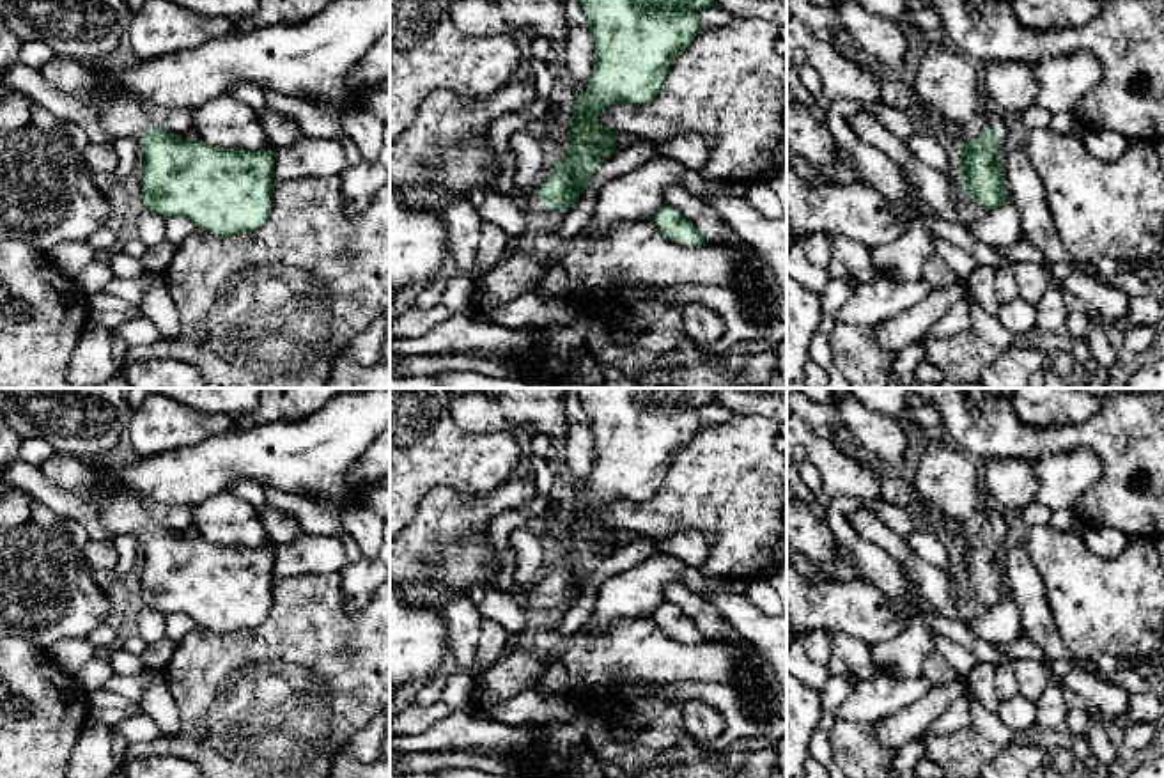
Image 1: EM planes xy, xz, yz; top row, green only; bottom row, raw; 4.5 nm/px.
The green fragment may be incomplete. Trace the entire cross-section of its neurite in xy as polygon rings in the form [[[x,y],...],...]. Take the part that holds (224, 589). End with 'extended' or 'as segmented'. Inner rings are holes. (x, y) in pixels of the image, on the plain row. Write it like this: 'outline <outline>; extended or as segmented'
outline [[[55,454],[46,459],[41,471],[60,489],[80,496],[85,507],[96,514],[101,526],[112,533],[133,533],[144,549],[144,565],[140,572],[142,601],[151,610],[163,613],[182,613],[197,627],[229,634],[262,624],[273,604],[273,564],[275,548],[243,548],[209,544],[198,535],[186,539],[182,532],[154,525],[145,503],[133,493],[97,494],[96,484],[103,478],[108,464],[103,459],[81,459],[76,455]]]; extended

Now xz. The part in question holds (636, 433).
outline [[[572,388],[585,408],[594,438],[594,466],[583,491],[574,489],[574,510],[569,517],[567,549],[547,576],[530,590],[516,583],[505,592],[523,608],[565,606],[590,581],[601,560],[617,551],[620,528],[602,523],[597,510],[611,502],[640,503],[656,496],[673,457],[702,429],[695,415],[698,408],[714,404],[712,388]]]; extended

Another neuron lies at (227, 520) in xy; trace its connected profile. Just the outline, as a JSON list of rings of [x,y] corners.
[[[229,493],[195,505],[193,526],[209,544],[275,548],[253,505]]]

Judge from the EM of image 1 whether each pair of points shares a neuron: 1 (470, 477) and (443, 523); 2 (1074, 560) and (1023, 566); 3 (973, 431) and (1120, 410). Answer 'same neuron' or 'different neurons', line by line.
1: different neurons
2: different neurons
3: same neuron

